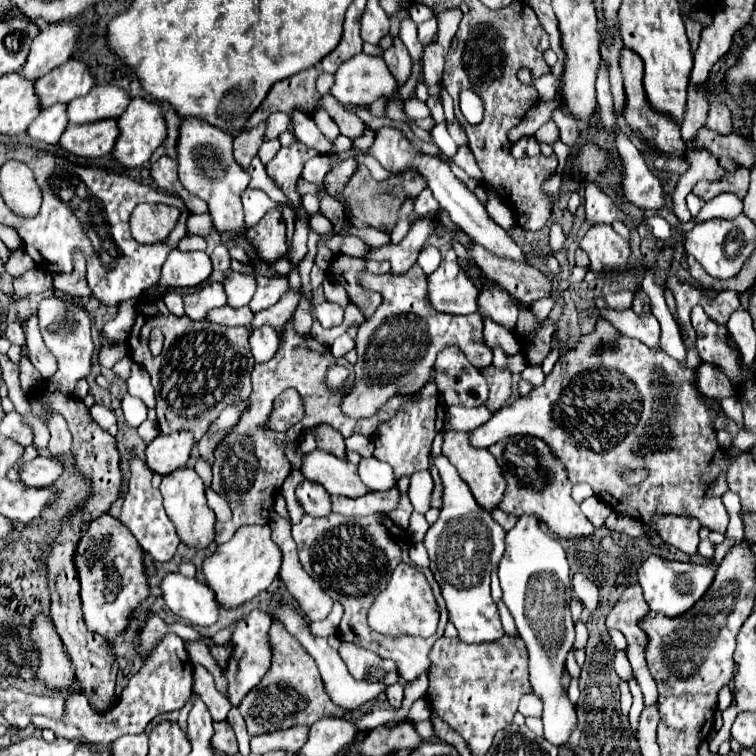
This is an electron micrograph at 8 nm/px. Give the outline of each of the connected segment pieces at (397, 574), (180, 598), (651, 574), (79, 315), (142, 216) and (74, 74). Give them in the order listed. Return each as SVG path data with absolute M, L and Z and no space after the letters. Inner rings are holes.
M398 564L388 580L388 586L376 596L374 604L368 612L368 624L374 632L382 636L418 636L430 638L436 634L440 610L436 598L432 594L430 584L426 582L424 574L408 564Z
M168 574L162 580L162 596L166 606L194 626L214 626L220 616L220 604L214 600L208 584L182 574Z
M650 556L638 570L638 582L644 590L644 600L648 602L650 610L674 618L694 608L694 604L704 596L704 592L708 590L708 586L716 576L716 566L718 566L716 560L710 564L692 564L692 562L676 562L676 560L664 560L660 556Z
M48 296L38 304L38 326L44 338L46 348L56 356L58 370L52 378L46 380L46 392L66 392L66 396L72 396L72 390L78 380L86 378L92 370L92 320L86 308L76 304L74 300L64 300L58 296Z
M140 204L130 216L132 236L142 244L164 240L180 216L178 208L166 204Z
M70 58L62 68L54 68L36 82L36 92L40 96L42 108L48 108L56 102L68 104L78 96L86 96L94 86L94 76L90 76L90 68L82 64L82 60Z

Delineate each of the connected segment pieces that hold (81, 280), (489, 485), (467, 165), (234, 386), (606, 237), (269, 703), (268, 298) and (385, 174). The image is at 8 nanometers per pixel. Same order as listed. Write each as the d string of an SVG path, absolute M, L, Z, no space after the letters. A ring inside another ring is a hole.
M80 252L74 254L74 270L70 274L54 274L54 286L68 296L88 298L90 288L86 284L86 260Z
M446 430L444 432L444 444L442 444L442 454L450 460L450 464L456 466L460 478L468 484L470 492L474 494L476 502L486 508L492 510L498 506L498 502L502 500L504 488L506 488L506 480L502 476L502 470L498 468L494 456L486 450L486 448L474 448L470 444L470 434L468 432L454 432L454 430Z
M468 146L459 147L457 153L451 157L451 159L471 178L474 178L477 181L483 180L483 174L476 164L476 160Z
M154 300L154 302L146 302L146 304L142 302L138 306L136 324L132 326L132 332L128 336L128 346L130 346L132 360L136 364L142 364L152 378L152 384L156 390L156 414L158 414L158 424L160 424L162 434L170 434L174 430L186 428L194 434L194 438L198 442L206 434L208 426L220 416L220 412L236 396L240 396L240 398L250 396L250 392L252 392L250 372L254 370L254 358L252 358L252 352L248 346L248 336L250 336L250 330L242 328L242 326L236 326L236 328L226 326L224 328L224 326L208 322L208 320L194 322L188 316L178 318L178 316L170 314L170 310L164 306L162 300ZM154 328L164 332L164 346L158 356L154 356L148 346L148 334Z
M594 224L580 242L580 248L588 252L592 272L604 272L606 268L624 268L630 256L630 242L622 238L610 224Z
M278 622L272 624L270 628L270 640L274 646L274 656L272 656L272 666L266 672L266 676L260 680L260 684L250 690L242 704L240 704L240 714L246 720L248 734L268 734L284 728L292 728L296 724L312 726L316 720L322 716L344 716L346 710L338 708L324 690L322 678L318 676L318 668L314 658L302 648L298 640L294 640L286 628Z
M256 276L258 280L258 288L256 288L256 294L250 302L250 308L252 312L258 312L262 308L268 308L272 304L278 302L278 298L288 290L288 280L286 278L262 278L262 276Z
M359 154L354 158L359 164L364 164L368 167L371 176L377 181L383 181L390 178L390 176L395 175L379 164L379 162L371 155Z

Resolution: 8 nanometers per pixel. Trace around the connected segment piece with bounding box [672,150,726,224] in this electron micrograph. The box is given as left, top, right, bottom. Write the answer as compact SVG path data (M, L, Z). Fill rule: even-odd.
M700 150L700 152L692 152L686 156L686 160L690 162L690 170L680 176L678 184L676 184L676 190L672 194L672 210L676 214L676 218L686 224L690 220L690 212L686 208L686 196L692 192L692 186L698 182L698 180L716 180L716 178L722 178L724 176L724 168L718 166L718 160L706 152L706 150Z

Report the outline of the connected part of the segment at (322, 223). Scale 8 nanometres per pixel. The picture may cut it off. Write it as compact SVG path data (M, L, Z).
M314 214L314 216L310 218L310 228L312 228L314 232L322 234L322 232L330 232L332 224L330 224L330 222L328 222L328 218L324 218L322 214Z

